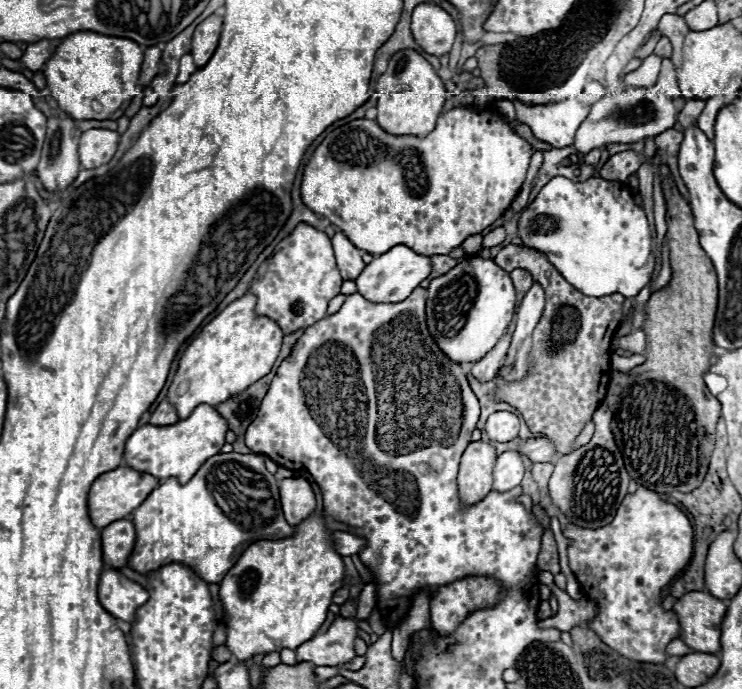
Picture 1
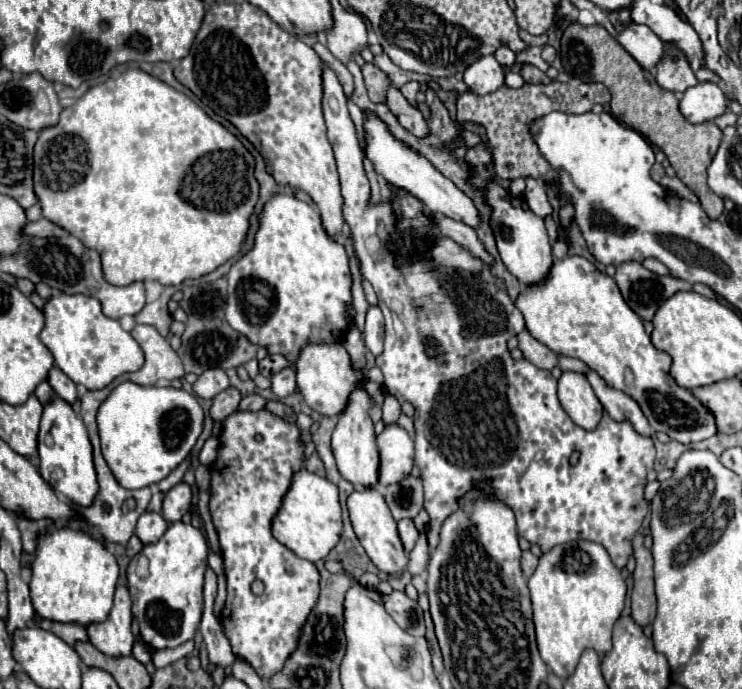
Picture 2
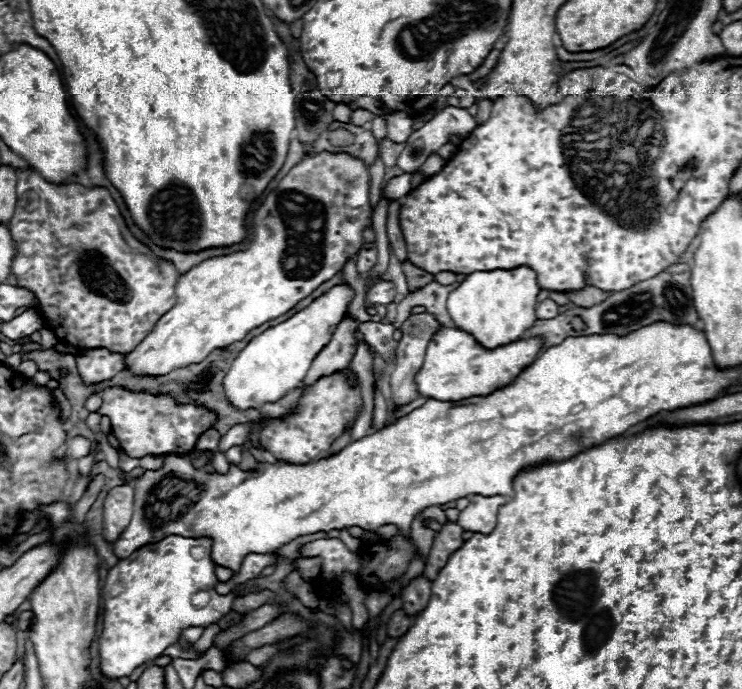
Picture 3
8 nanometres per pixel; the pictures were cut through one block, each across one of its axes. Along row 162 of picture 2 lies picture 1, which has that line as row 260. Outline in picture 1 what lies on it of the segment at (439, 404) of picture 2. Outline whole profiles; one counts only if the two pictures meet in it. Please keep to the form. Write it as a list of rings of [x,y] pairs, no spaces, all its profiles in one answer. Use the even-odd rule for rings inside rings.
[[[338,232],[332,238],[332,246],[334,246],[334,254],[336,254],[336,262],[338,262],[342,278],[356,280],[366,266],[362,260],[362,252],[342,232]]]

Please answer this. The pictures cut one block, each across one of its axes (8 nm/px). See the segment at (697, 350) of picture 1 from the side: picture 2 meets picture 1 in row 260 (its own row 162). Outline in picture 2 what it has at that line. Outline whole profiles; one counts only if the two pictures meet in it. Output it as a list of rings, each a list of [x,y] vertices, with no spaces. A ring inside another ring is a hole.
[[[570,24],[562,36],[560,48],[564,70],[582,82],[602,82],[612,94],[612,114],[646,136],[654,146],[658,146],[670,160],[676,176],[698,196],[706,214],[716,220],[724,210],[724,200],[716,196],[706,182],[706,170],[720,146],[722,130],[714,122],[690,124],[678,108],[678,98],[674,92],[664,90],[656,84],[654,72],[644,70],[602,26],[580,26]]]

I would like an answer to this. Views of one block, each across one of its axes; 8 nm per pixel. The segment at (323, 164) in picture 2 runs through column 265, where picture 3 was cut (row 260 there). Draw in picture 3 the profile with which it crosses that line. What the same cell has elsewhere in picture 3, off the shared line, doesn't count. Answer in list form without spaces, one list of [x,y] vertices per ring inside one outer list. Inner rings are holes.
[[[18,168],[16,178],[16,210],[8,224],[10,236],[16,242],[12,274],[16,276],[18,286],[30,290],[38,298],[38,312],[46,318],[44,326],[54,332],[60,342],[78,350],[134,350],[174,306],[178,270],[170,262],[140,254],[140,250],[136,252],[138,240],[126,228],[126,222],[106,188],[86,188],[78,182],[52,184],[30,168]]]

